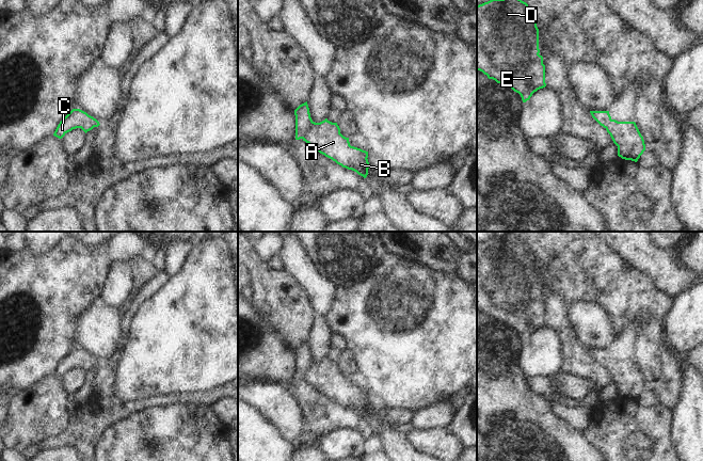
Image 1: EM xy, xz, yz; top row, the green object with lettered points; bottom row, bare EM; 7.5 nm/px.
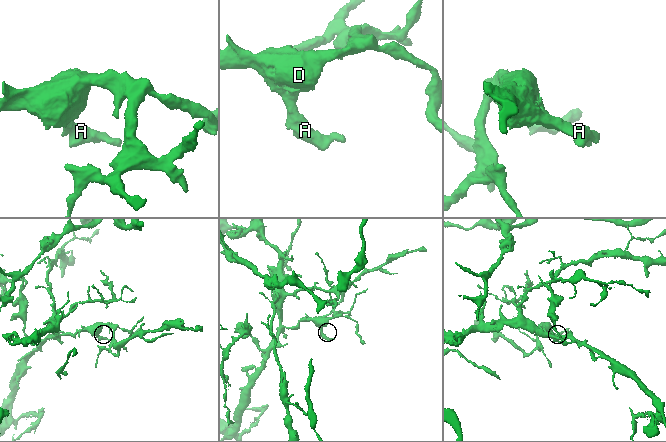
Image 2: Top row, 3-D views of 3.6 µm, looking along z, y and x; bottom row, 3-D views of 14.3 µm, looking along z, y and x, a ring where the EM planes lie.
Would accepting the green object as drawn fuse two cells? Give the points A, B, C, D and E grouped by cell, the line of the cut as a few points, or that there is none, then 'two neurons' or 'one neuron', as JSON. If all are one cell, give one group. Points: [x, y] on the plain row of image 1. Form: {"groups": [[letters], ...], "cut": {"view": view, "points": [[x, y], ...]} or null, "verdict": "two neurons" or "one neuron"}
{"groups": [["A", "B", "C", "D", "E"]], "cut": null, "verdict": "one neuron"}

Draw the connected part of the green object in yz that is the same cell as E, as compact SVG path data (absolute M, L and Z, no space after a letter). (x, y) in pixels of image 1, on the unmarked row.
M508 233L504 238L492 238L477 244L477 309L511 327L521 334L523 341L546 325L545 304L539 292L539 268L526 241Z

